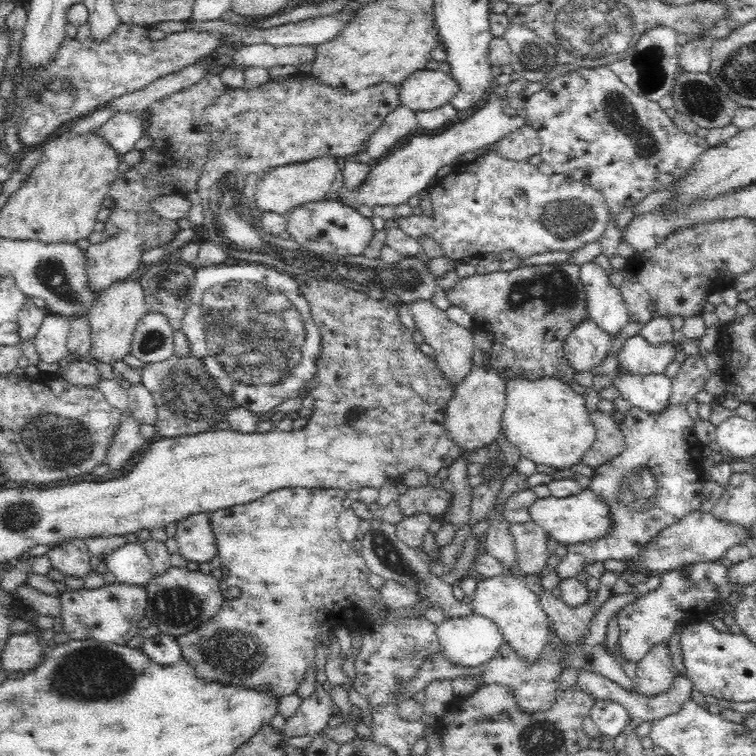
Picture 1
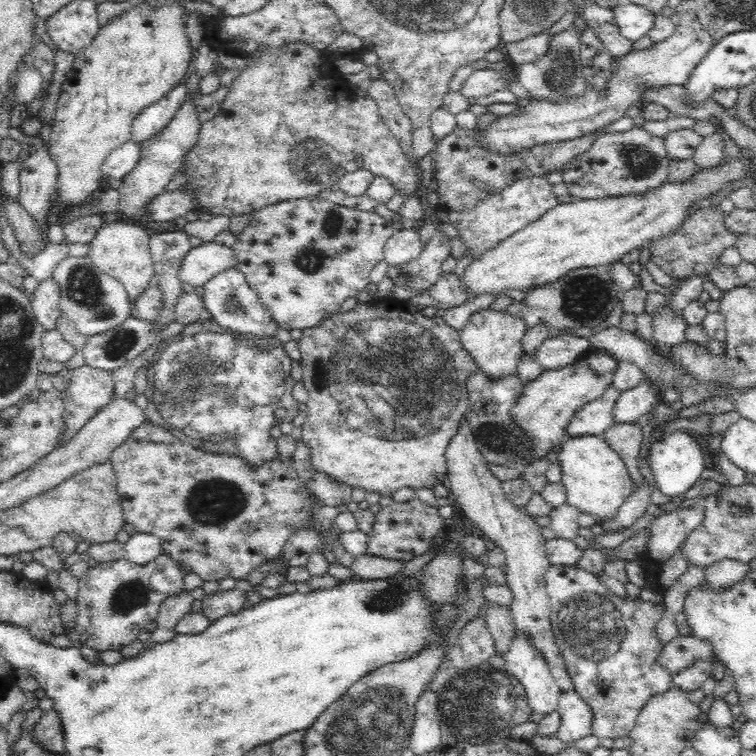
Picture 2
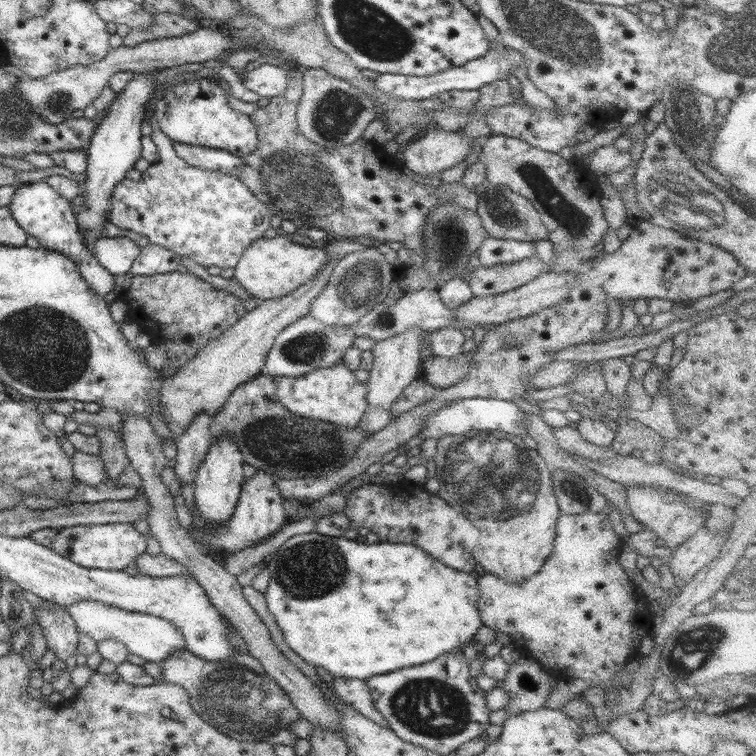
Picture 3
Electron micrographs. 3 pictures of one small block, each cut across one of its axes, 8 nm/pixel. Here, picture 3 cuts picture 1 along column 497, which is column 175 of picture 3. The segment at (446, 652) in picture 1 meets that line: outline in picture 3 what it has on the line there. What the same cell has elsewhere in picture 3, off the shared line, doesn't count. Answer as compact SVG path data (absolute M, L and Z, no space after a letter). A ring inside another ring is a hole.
M82 600L64 607L64 610L68 611L74 619L78 632L85 633L86 636L93 638L96 643L116 639L116 641L124 644L129 653L144 658L145 662L160 663L172 652L186 650L186 641L184 641L182 631L165 618L120 610L116 606L108 606L108 604L96 602L96 600Z

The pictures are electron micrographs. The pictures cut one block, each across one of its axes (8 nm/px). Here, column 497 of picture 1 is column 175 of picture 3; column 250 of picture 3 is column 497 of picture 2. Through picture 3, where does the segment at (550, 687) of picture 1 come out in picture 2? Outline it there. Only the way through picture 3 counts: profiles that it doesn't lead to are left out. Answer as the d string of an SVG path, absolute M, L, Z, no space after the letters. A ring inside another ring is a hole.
M488 661L455 672L437 694L441 721L459 742L466 741L472 745L502 740L508 735L508 729L528 722L533 714L523 686L506 670L492 667Z

